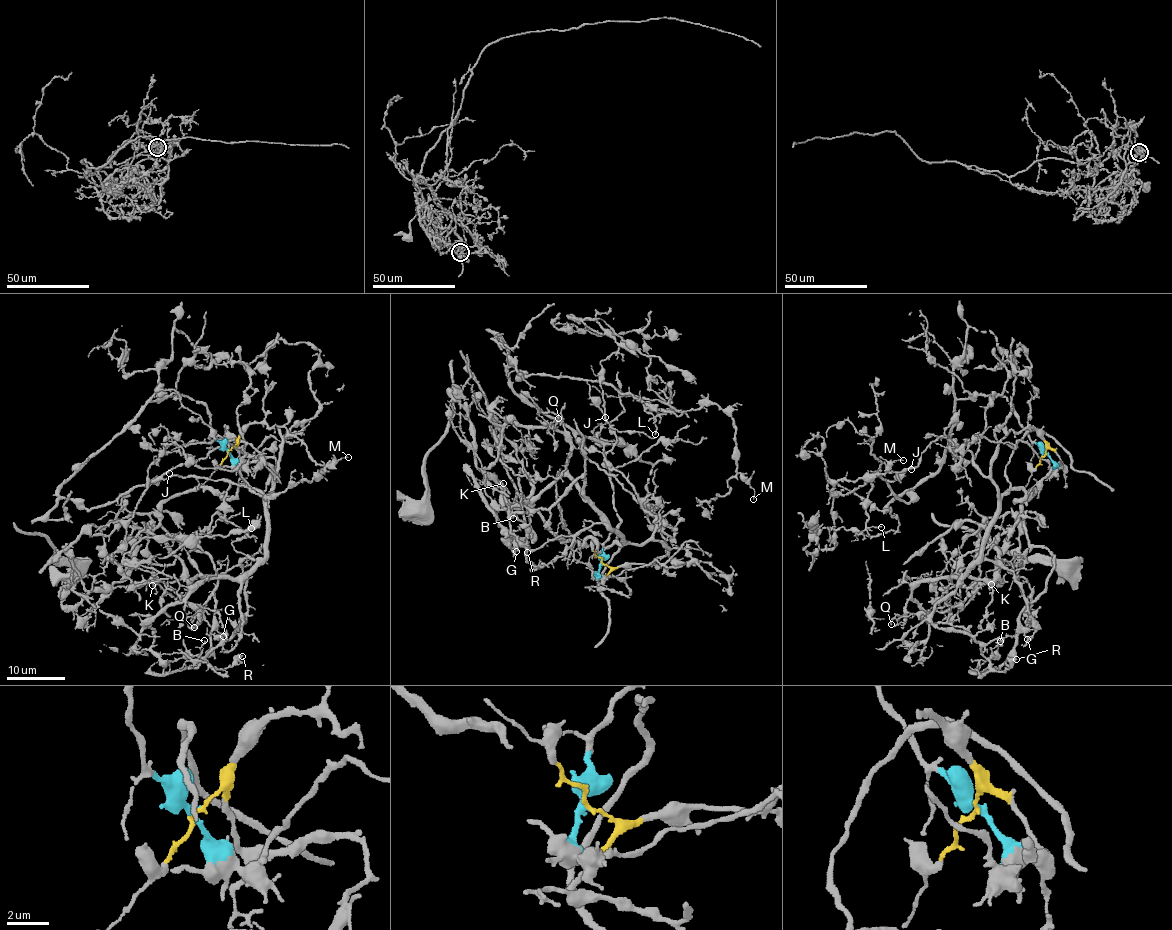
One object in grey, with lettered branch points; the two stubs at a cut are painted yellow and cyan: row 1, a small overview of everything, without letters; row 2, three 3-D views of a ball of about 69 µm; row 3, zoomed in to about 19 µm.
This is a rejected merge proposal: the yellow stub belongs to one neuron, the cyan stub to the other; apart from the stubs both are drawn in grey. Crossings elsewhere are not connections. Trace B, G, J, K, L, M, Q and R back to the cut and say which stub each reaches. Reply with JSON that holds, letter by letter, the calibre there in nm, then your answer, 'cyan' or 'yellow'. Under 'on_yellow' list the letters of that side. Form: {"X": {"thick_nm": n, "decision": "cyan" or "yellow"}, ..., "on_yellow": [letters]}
{"B": {"thick_nm": 140, "decision": "yellow"}, "G": {"thick_nm": 140, "decision": "yellow"}, "J": {"thick_nm": 140, "decision": "cyan"}, "K": {"thick_nm": 130, "decision": "yellow"}, "L": {"thick_nm": 140, "decision": "cyan"}, "M": {"thick_nm": 110, "decision": "cyan"}, "Q": {"thick_nm": 150, "decision": "yellow"}, "R": {"thick_nm": 360, "decision": "yellow"}, "on_yellow": ["B", "G", "K", "Q", "R"]}

